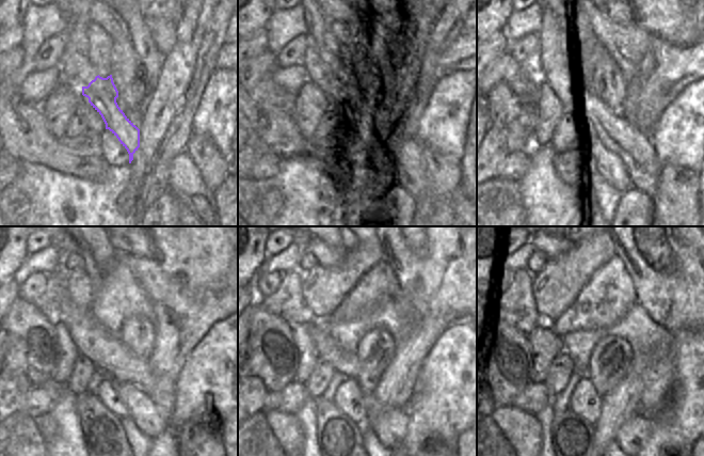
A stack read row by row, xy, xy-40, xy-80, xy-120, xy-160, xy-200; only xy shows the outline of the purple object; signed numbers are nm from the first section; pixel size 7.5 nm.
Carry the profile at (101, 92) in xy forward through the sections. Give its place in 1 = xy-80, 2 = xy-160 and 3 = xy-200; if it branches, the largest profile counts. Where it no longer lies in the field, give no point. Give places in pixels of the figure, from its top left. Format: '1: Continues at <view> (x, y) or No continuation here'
1: Continues at xy-80 (613, 166)
2: Continues at xy-160 (389, 424)
3: Continues at xy-200 (633, 435).

